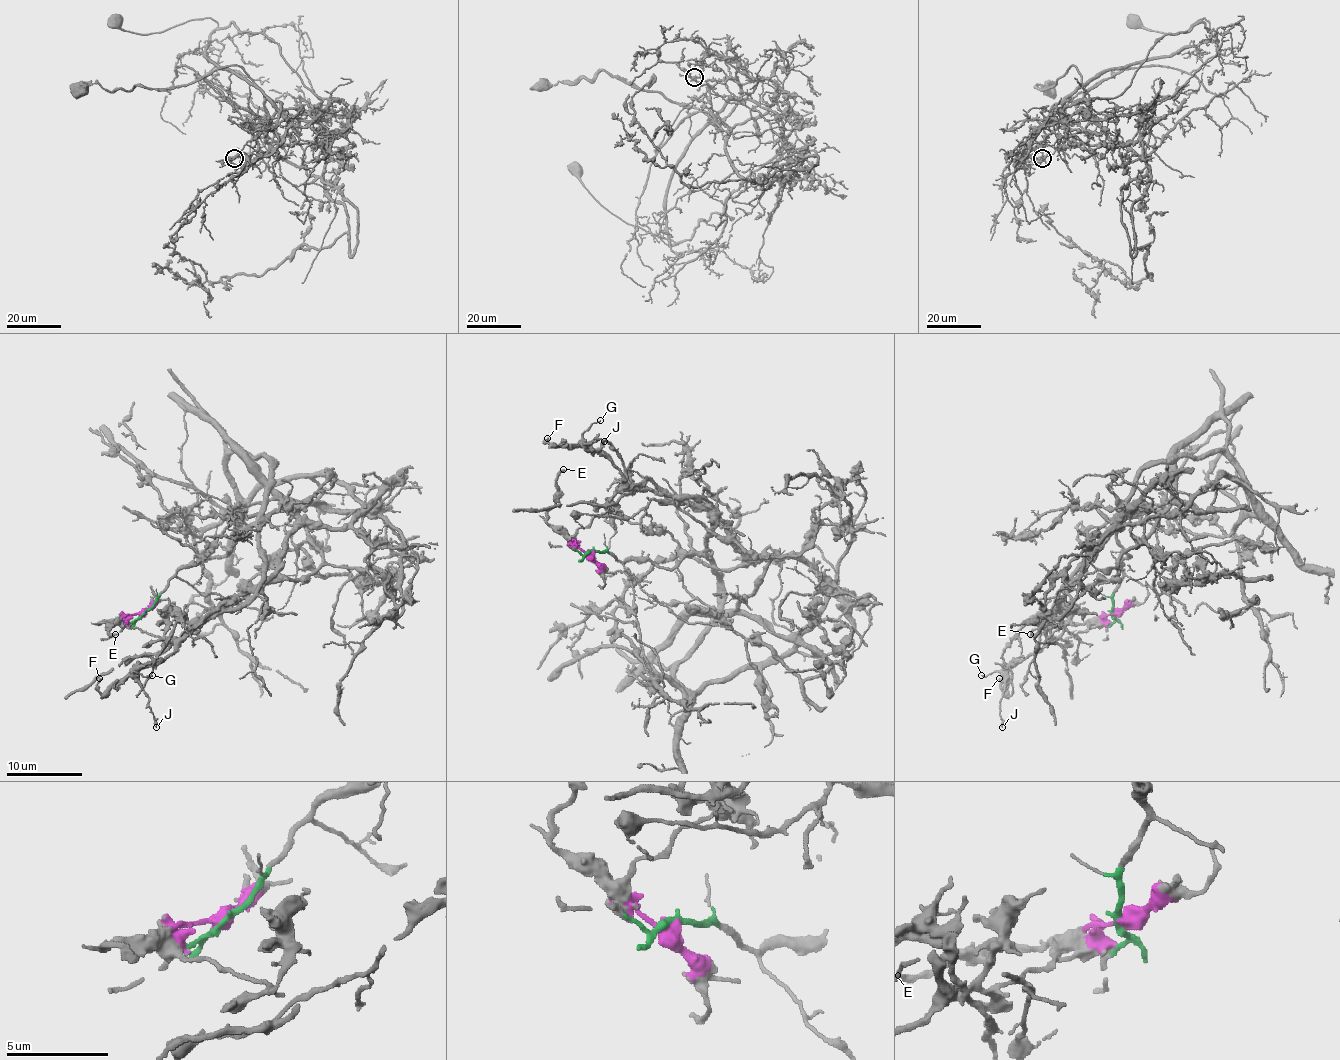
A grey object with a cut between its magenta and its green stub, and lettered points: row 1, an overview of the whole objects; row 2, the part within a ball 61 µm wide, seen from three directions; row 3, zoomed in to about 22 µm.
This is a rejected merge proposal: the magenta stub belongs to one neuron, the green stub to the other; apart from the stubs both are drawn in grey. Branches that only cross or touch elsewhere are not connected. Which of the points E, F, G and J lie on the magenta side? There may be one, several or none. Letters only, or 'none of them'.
E, F, G, J

